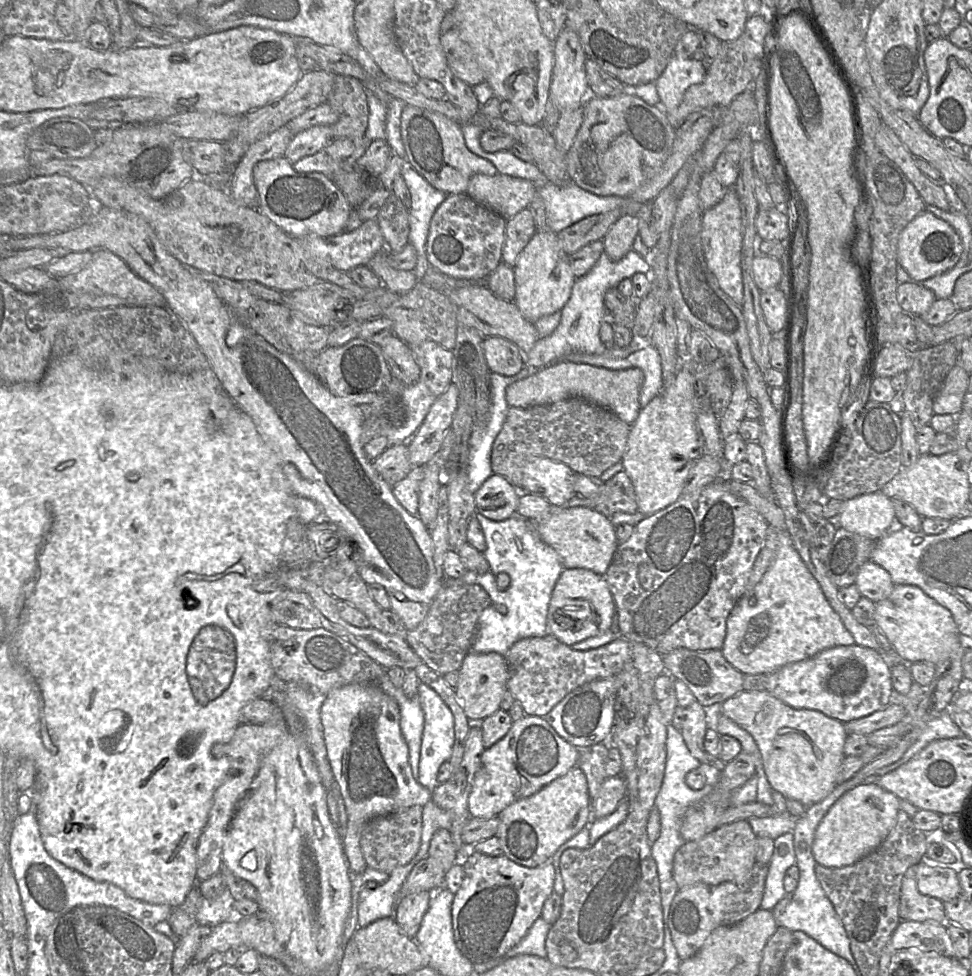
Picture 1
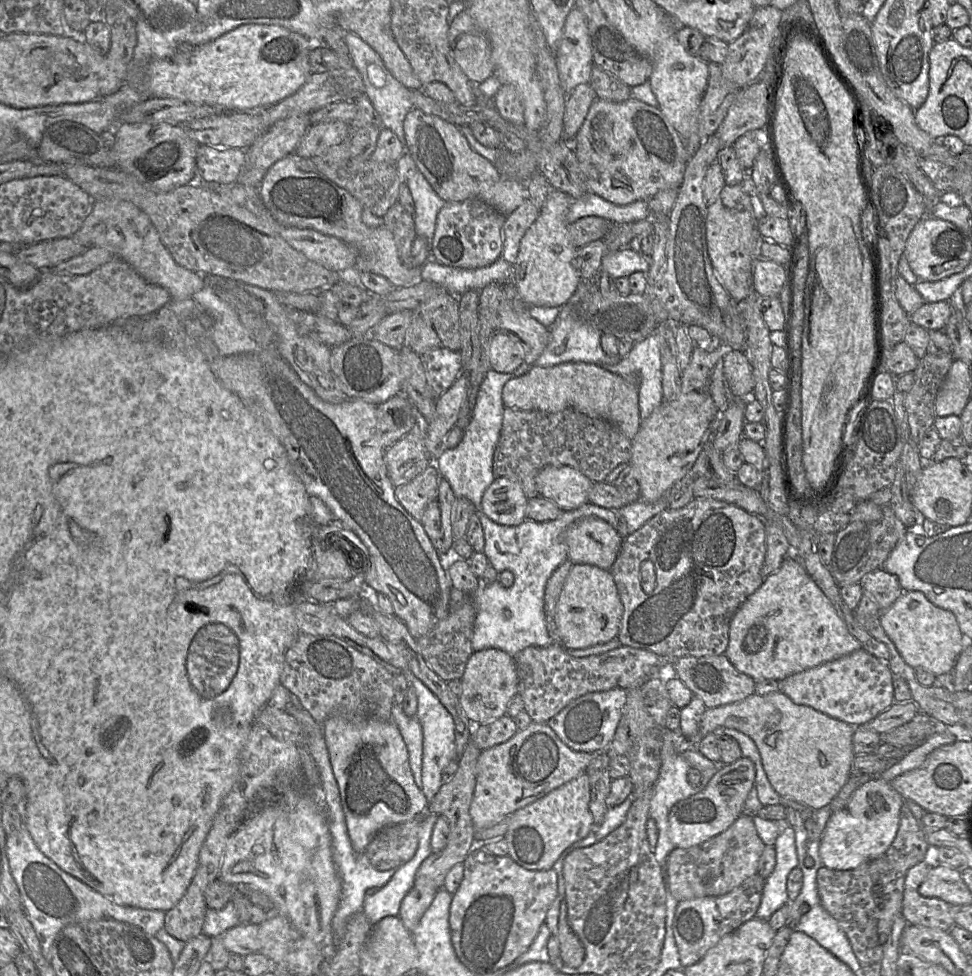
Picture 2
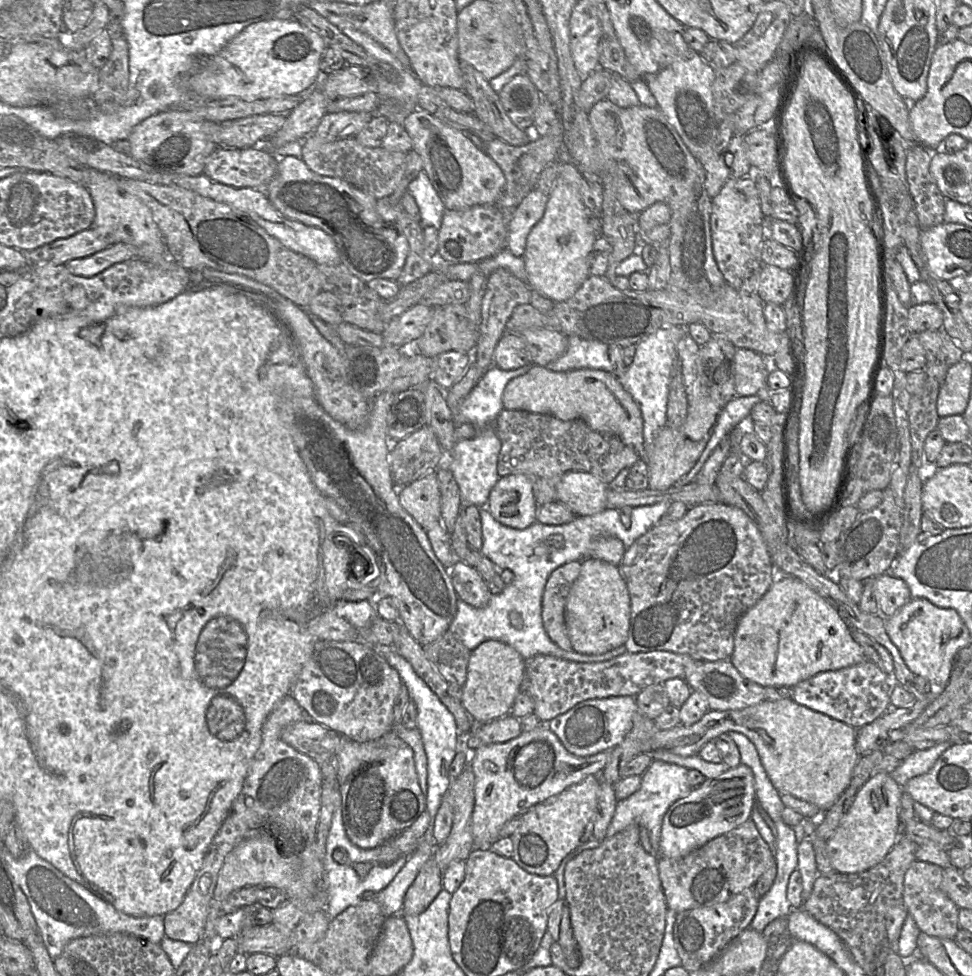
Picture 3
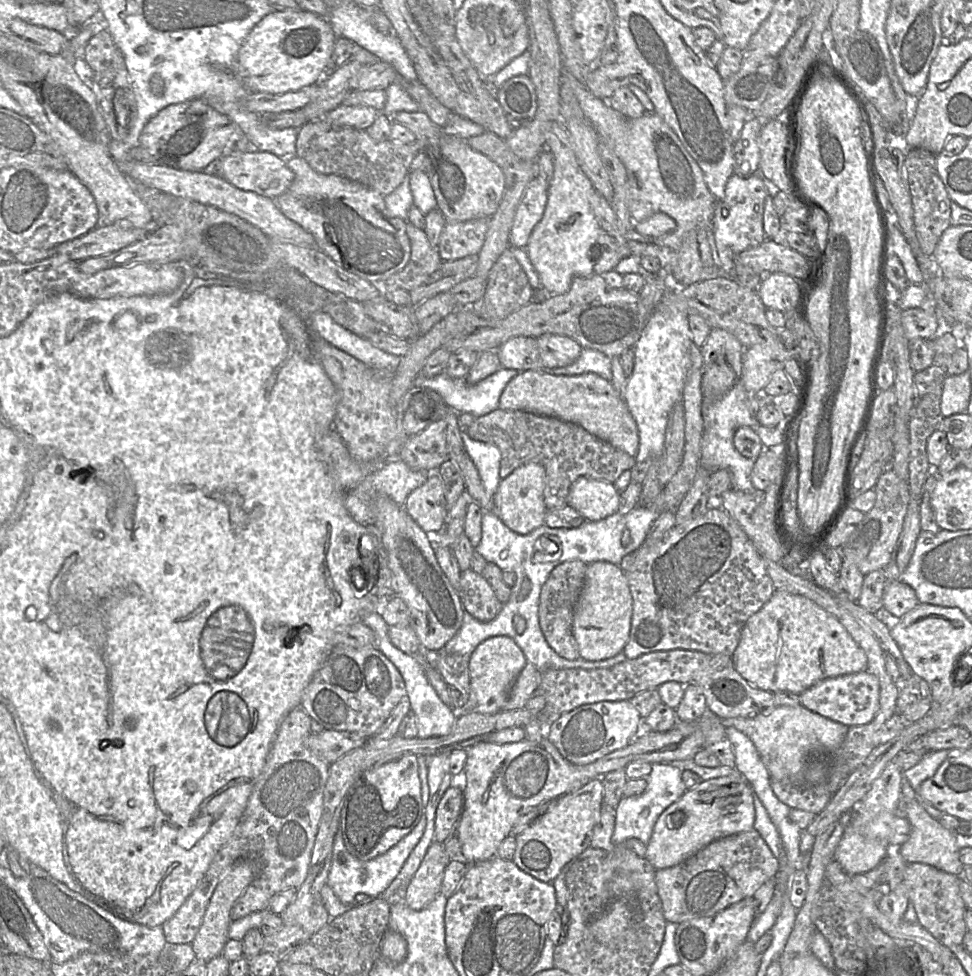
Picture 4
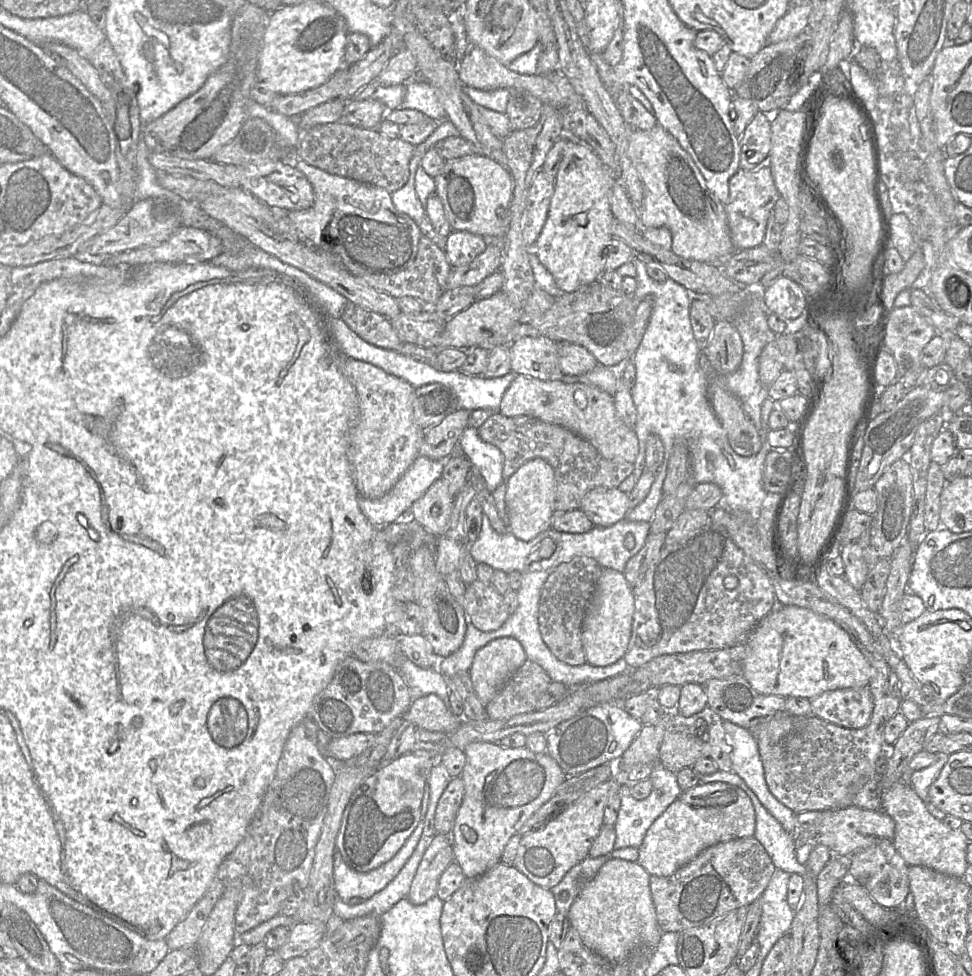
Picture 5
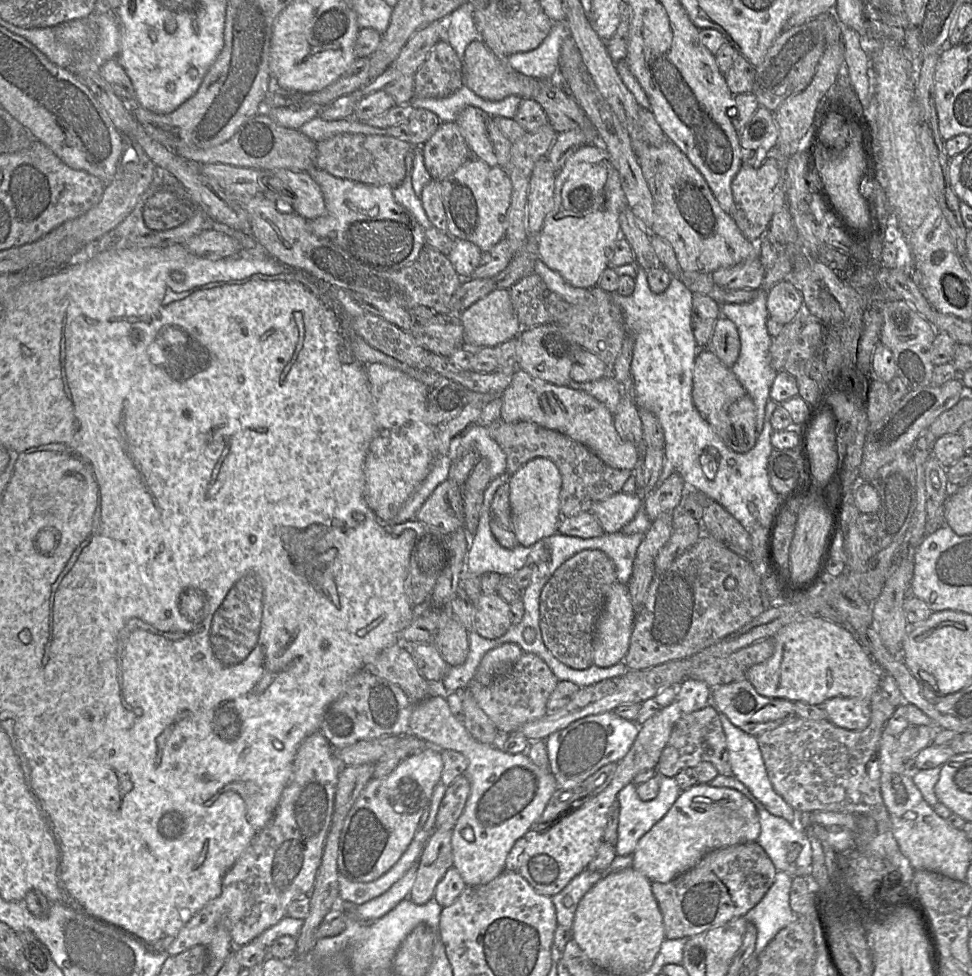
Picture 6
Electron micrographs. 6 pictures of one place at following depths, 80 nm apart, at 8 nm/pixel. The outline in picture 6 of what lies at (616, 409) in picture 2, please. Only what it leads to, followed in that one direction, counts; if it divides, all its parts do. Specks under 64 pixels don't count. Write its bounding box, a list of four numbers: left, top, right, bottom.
[501,370,637,471]

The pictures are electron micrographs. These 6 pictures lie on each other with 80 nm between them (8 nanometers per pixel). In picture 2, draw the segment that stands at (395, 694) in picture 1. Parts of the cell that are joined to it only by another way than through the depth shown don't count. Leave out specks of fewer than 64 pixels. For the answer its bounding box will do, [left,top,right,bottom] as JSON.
[392,703,423,790]

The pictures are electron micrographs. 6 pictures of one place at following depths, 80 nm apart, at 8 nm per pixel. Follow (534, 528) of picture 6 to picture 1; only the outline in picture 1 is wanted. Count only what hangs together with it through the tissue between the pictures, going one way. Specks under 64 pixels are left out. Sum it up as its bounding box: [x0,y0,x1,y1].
[474,474,521,521]

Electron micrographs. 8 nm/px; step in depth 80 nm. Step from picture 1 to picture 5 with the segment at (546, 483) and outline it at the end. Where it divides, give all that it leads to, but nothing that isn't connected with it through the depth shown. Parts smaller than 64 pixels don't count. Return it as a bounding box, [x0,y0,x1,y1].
[579,487,630,527]

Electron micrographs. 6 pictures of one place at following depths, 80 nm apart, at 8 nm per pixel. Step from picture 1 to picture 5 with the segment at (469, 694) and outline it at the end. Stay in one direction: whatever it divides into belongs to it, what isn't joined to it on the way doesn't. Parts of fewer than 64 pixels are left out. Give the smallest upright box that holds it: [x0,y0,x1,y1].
[469,637,526,708]

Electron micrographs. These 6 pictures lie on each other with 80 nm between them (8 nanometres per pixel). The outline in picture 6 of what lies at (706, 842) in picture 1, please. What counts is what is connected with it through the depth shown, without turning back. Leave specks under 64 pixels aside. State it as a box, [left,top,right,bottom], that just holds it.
[652,841,776,938]

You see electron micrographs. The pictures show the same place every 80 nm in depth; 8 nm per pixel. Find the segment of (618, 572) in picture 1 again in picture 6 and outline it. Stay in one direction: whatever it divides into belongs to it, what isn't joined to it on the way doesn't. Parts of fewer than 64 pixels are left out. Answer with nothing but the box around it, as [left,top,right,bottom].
[623,533,770,670]

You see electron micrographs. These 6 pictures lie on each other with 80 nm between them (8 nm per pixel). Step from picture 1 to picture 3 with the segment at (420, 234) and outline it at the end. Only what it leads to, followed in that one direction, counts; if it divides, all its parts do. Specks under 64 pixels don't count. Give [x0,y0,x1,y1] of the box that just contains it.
[408,170,446,229]

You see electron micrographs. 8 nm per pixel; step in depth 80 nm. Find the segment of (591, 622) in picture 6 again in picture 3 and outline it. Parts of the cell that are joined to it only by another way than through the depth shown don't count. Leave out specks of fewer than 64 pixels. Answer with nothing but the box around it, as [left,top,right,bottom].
[542,561,582,651]

